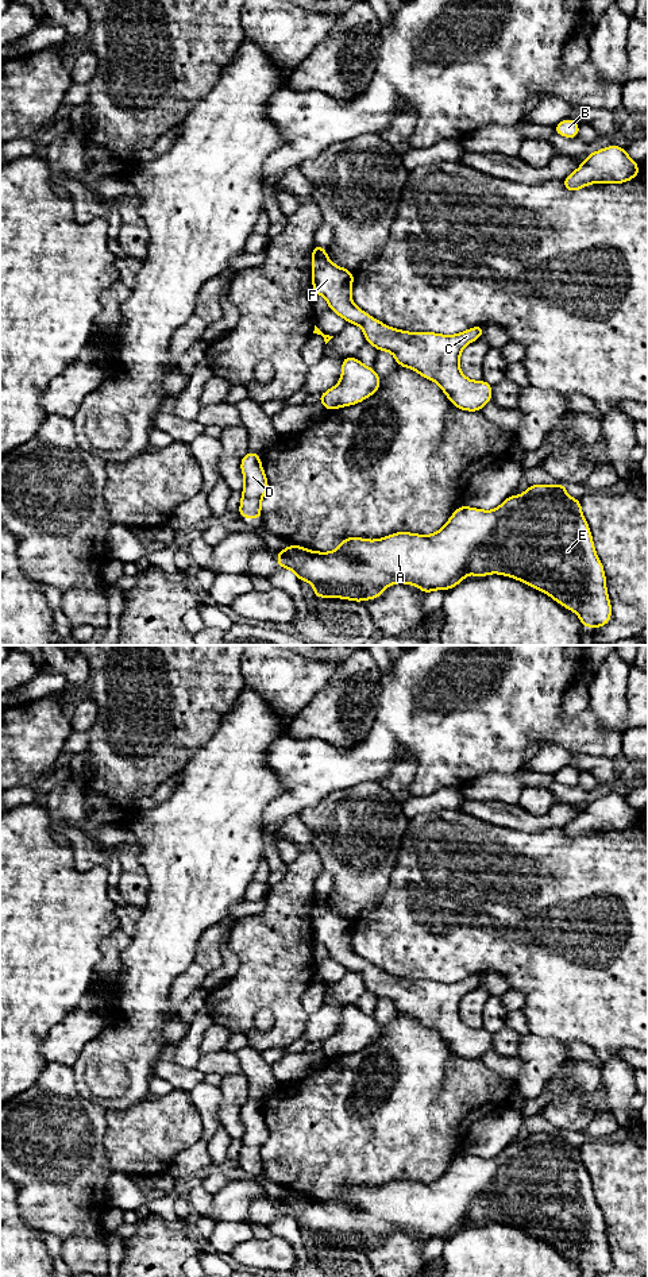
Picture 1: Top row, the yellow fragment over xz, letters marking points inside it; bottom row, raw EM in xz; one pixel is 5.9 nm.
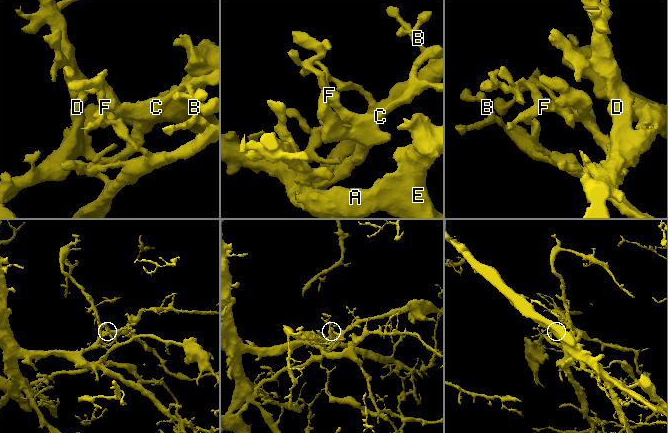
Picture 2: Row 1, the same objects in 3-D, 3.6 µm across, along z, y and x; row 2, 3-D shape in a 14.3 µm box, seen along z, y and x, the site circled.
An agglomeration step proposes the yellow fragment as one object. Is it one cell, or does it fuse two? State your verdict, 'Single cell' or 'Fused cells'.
Fused cells

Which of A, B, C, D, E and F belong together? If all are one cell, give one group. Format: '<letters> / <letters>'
A C D E F / B

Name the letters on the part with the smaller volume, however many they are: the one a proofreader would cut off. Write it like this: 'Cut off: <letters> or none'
Cut off: B

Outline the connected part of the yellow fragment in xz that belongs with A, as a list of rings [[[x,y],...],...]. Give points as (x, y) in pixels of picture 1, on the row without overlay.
[[[562,1130],[558,1134],[529,1133],[525,1141],[508,1145],[495,1158],[460,1153],[433,1183],[397,1180],[378,1188],[346,1185],[331,1200],[292,1192],[275,1204],[279,1216],[294,1219],[300,1231],[312,1231],[316,1246],[335,1245],[362,1251],[379,1246],[393,1231],[414,1232],[429,1242],[436,1237],[448,1239],[467,1222],[477,1226],[501,1222],[541,1238],[567,1258],[576,1259],[583,1274],[598,1277],[612,1266],[606,1224],[590,1174],[580,1149],[568,1145]]]

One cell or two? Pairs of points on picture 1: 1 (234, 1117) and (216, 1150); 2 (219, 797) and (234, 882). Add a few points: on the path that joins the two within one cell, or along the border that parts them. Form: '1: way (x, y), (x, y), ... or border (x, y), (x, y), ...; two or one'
1: border (220, 1122), (231, 1139); two
2: way (219, 818), (219, 860); one

